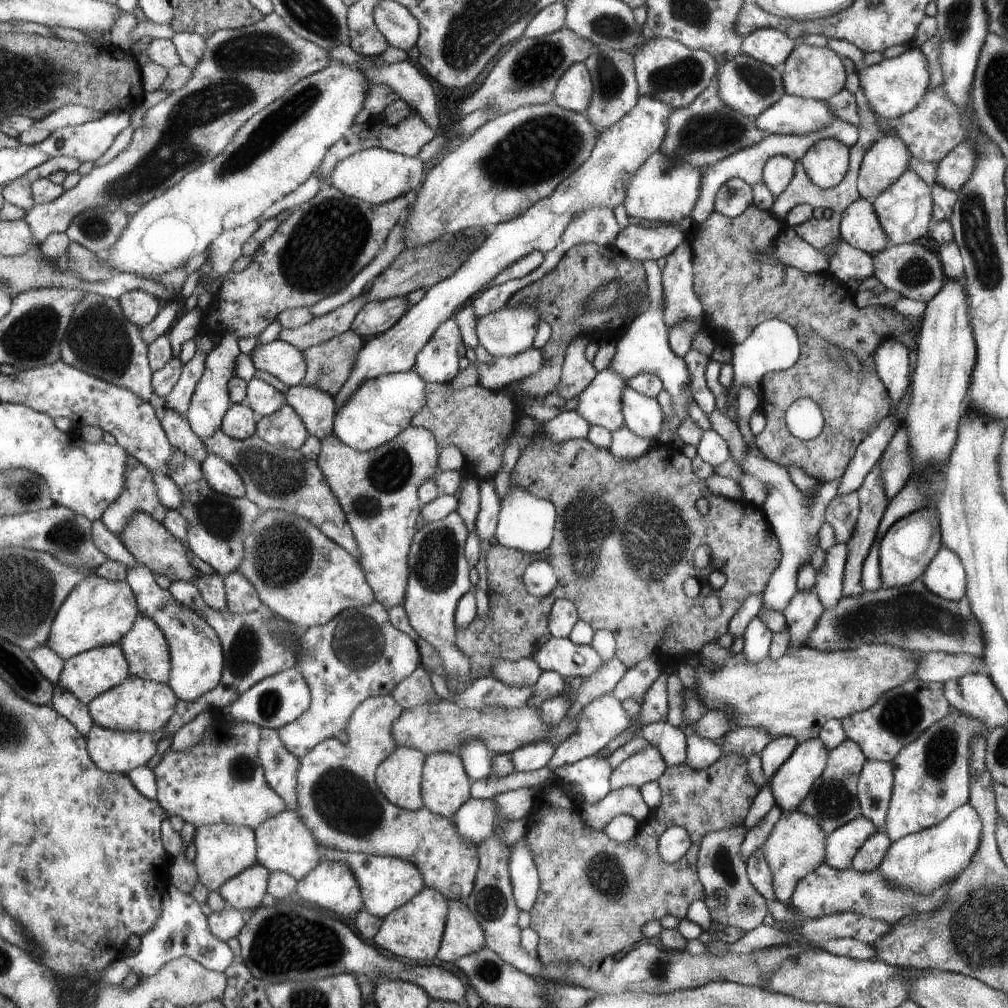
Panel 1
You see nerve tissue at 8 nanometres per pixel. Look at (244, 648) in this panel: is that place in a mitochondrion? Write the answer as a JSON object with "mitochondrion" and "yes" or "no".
{"mitochondrion":"yes"}

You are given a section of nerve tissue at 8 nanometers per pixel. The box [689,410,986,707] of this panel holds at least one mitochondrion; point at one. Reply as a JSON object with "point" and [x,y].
{"point":[911,610]}

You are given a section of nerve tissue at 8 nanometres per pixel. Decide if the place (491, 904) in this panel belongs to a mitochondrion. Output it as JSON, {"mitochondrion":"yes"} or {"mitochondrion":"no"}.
{"mitochondrion":"yes"}

